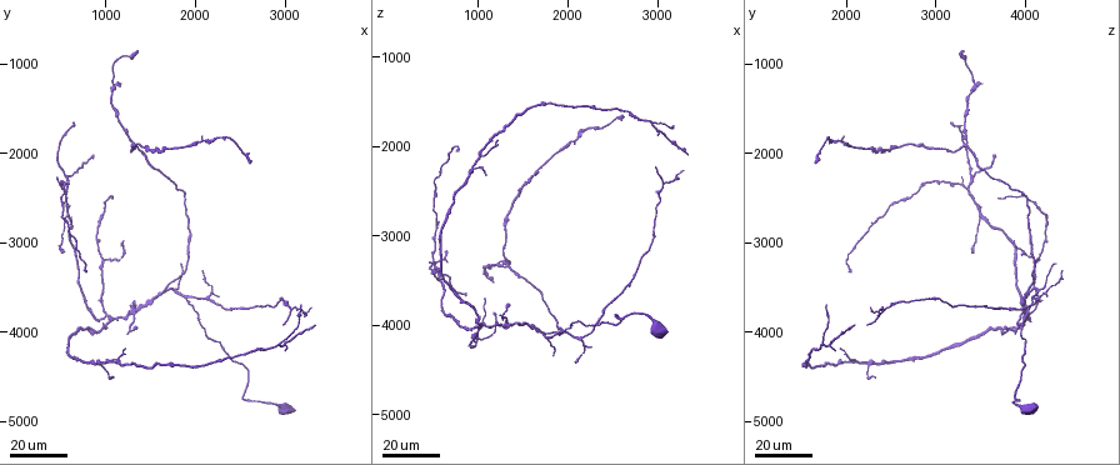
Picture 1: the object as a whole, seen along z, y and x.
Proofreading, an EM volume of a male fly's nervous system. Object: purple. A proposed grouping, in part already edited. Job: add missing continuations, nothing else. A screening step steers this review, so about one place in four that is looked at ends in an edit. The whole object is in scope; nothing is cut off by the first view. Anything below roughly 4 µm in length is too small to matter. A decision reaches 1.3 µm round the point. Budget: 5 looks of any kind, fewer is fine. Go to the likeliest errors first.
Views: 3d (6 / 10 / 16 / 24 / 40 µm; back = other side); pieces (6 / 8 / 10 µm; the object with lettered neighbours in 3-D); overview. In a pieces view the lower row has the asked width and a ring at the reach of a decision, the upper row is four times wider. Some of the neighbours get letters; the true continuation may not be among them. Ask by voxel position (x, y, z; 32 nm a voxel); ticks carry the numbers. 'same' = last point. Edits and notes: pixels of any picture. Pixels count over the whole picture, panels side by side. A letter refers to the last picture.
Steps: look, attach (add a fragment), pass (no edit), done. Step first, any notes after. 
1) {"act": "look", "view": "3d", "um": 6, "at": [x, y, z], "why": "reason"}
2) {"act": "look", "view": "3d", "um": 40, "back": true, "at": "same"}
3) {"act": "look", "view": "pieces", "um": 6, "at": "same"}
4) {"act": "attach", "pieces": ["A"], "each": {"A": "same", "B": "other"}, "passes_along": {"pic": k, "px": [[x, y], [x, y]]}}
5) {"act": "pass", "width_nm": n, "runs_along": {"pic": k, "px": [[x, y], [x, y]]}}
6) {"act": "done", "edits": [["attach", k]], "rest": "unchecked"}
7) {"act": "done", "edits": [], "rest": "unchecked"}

{"act": "look", "view": "3d", "um": 24, "at": [3300, 3950, 2050], "why": "end of a long branch"}

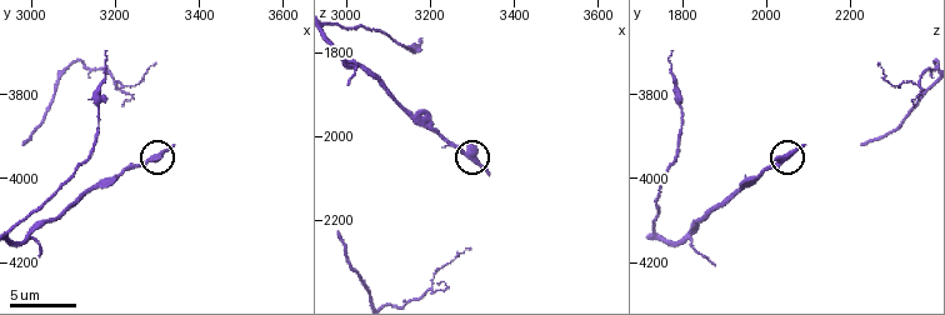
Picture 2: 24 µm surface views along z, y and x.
{"act": "look", "view": "pieces", "um": 8, "at": [3340, 3925, 2080]}

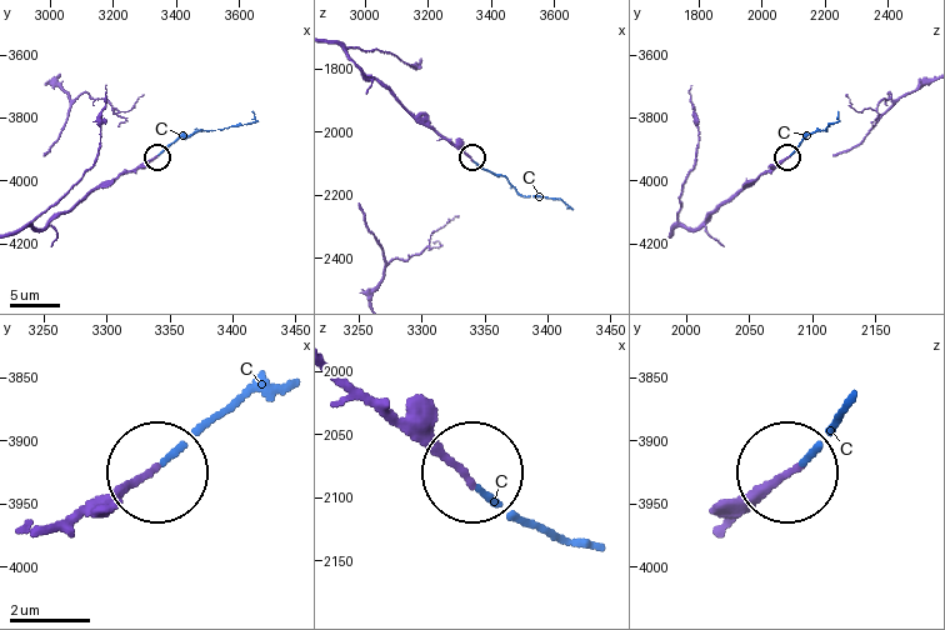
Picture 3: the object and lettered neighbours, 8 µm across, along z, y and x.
{"act": "attach", "pieces": ["C"], "each": {"C": "same"}, "passes_along": {"pic": 3, "px": [[731, 521], [799, 471], [843, 414]]}, "found": "it goes on there"}

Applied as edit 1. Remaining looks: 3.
{"act": "look", "view": "3d", "um": 16, "at": [1350, 900, 3300], "why": "end of a long branch"}

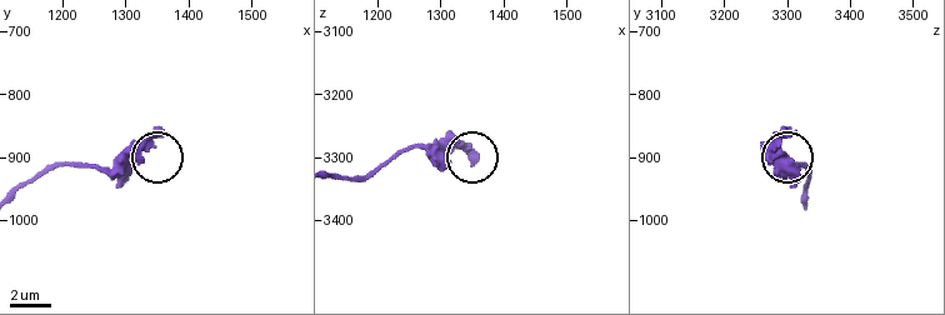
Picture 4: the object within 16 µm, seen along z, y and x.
{"act": "look", "view": "pieces", "um": 10, "at": [1350, 865, 3310]}

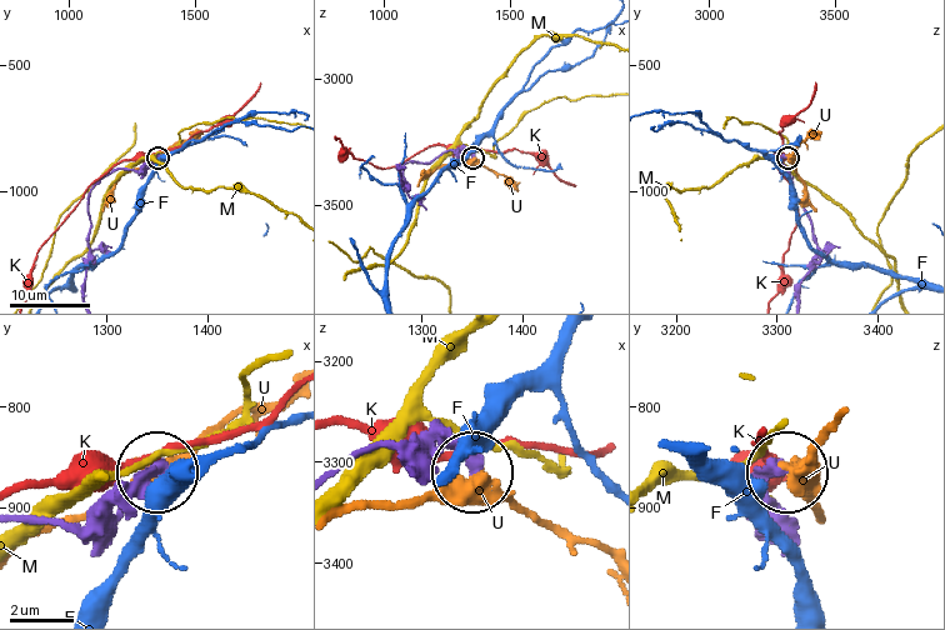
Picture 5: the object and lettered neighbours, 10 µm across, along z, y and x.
{"act": "pass", "each": {"F": "other", "K": "other", "M": "other", "U": "other"}, "runs_along": {"pic": 5, "px": [[339, 470], [388, 446], [444, 446], [468, 468]]}, "found": "no lettered fragment goes on from it"}

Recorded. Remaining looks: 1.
{"act": "look", "view": "pieces", "um": 10, "at": [2985, 3920, 2235]}

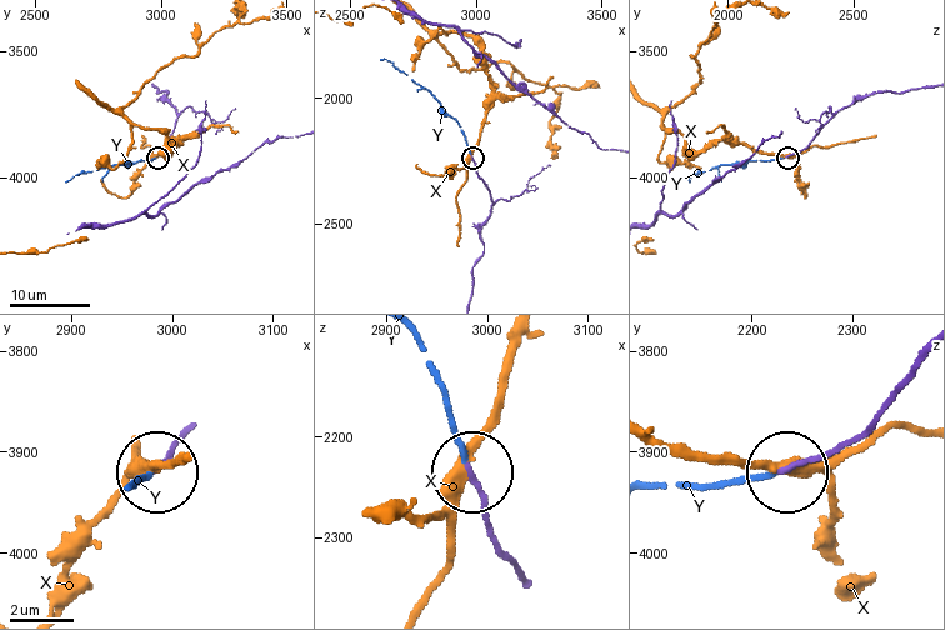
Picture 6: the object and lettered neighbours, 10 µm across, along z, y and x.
{"act": "attach", "pieces": ["Y"], "width_nm": 160, "each": {"X": "other", "Y": "same"}, "found": "it goes on there"}

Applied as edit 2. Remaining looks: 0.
{"act": "done", "edits": [["attach", 3], ["attach", 6]], "rest": "unchecked"}

